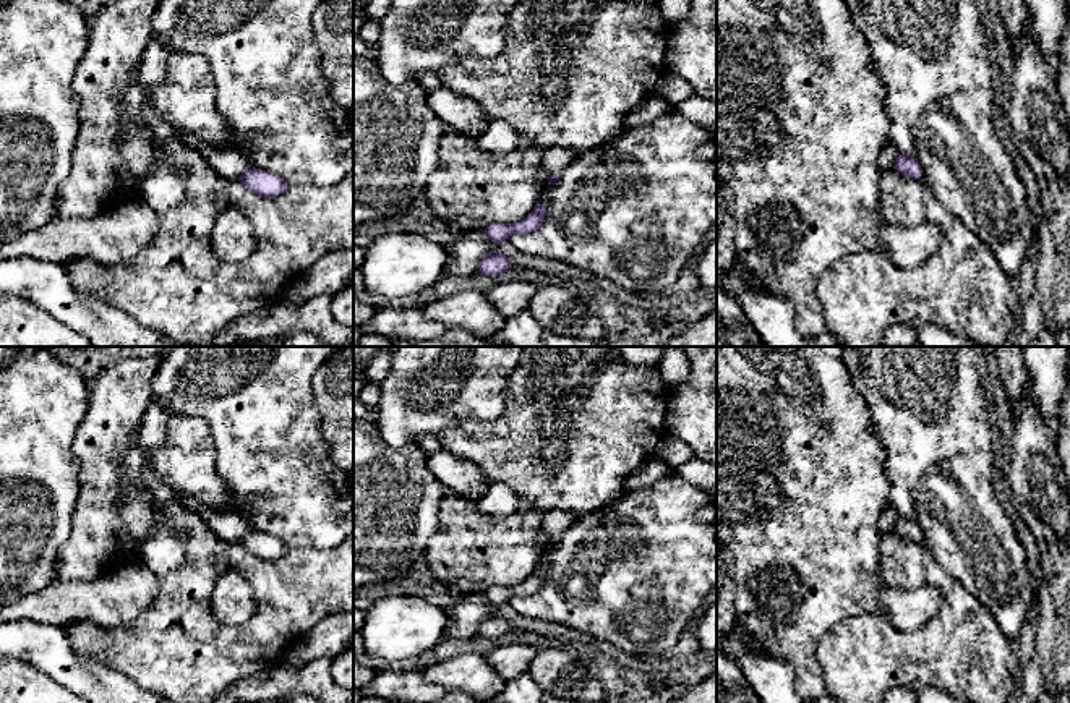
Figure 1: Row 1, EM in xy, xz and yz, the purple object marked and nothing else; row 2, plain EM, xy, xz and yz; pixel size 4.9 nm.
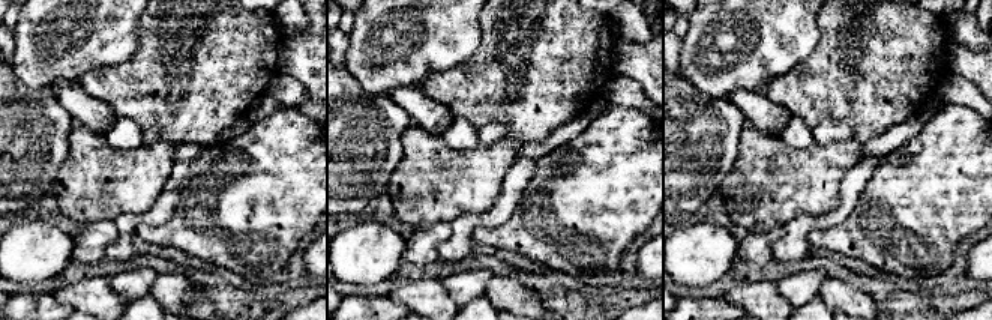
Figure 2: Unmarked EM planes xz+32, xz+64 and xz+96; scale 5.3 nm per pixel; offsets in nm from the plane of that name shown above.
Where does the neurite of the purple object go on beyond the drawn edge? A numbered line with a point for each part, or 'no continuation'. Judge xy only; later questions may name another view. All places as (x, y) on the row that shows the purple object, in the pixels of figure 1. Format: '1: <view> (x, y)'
no continuation

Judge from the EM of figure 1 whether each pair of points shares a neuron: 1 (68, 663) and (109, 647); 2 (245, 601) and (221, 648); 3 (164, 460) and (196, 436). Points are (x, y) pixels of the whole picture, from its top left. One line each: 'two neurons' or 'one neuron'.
1: two neurons
2: two neurons
3: one neuron

